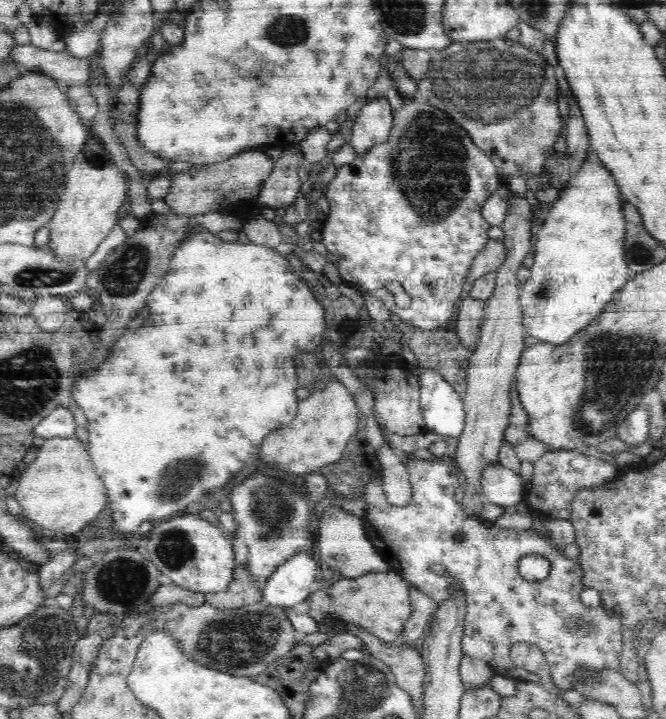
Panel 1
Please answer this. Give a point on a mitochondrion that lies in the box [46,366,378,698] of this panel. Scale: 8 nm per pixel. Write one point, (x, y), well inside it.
(240, 641)

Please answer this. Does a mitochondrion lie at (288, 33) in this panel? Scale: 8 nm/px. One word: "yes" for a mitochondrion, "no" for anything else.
yes

